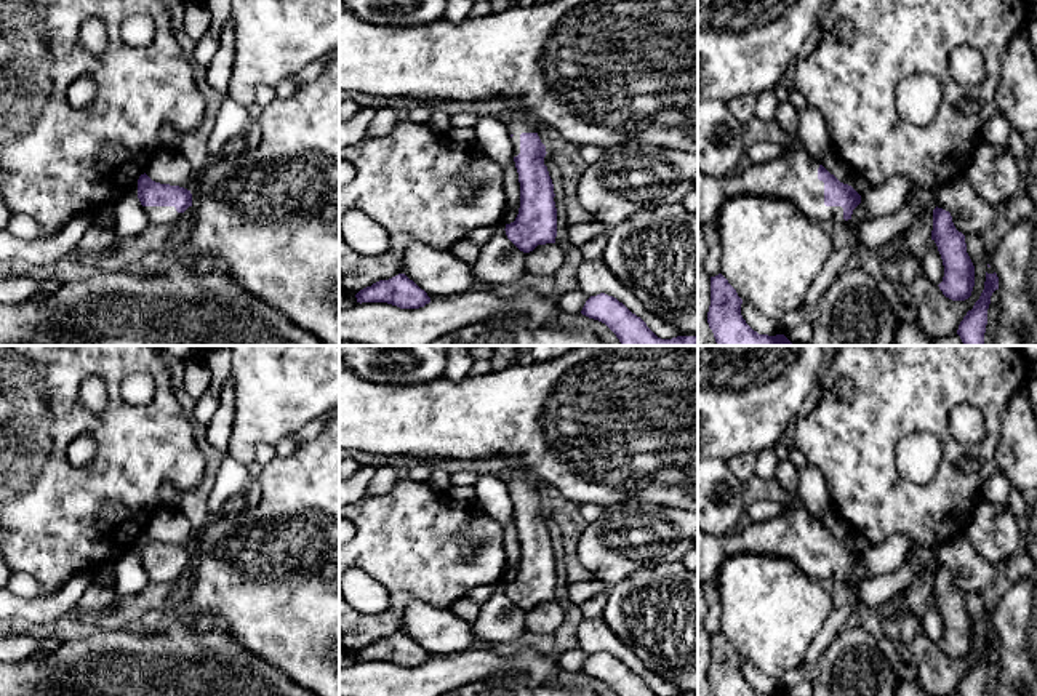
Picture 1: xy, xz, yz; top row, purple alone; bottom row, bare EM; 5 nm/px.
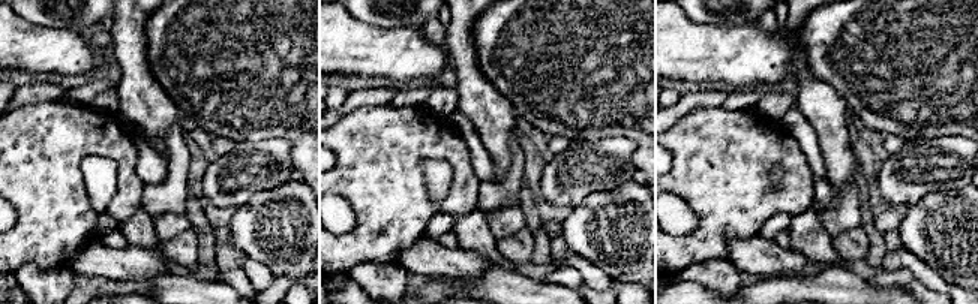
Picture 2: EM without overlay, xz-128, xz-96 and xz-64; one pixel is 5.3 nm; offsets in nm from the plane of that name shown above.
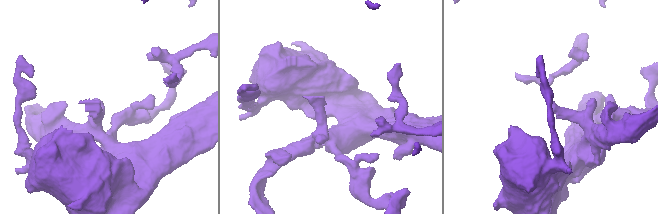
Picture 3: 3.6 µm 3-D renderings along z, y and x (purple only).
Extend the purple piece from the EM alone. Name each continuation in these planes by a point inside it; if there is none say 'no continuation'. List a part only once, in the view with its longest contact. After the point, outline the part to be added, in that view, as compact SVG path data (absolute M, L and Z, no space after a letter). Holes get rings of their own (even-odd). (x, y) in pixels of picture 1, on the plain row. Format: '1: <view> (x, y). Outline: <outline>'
1: yz (792, 535). Outline: M792 501L784 507L775 518L752 522L746 530L723 536L706 534L698 528L698 582L717 579L723 562L738 554L783 557L819 582L848 582L842 565L824 563L824 541L818 538L821 522L800 502Z

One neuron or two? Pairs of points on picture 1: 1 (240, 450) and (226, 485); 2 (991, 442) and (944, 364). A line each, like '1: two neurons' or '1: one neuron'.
1: two neurons
2: one neuron

